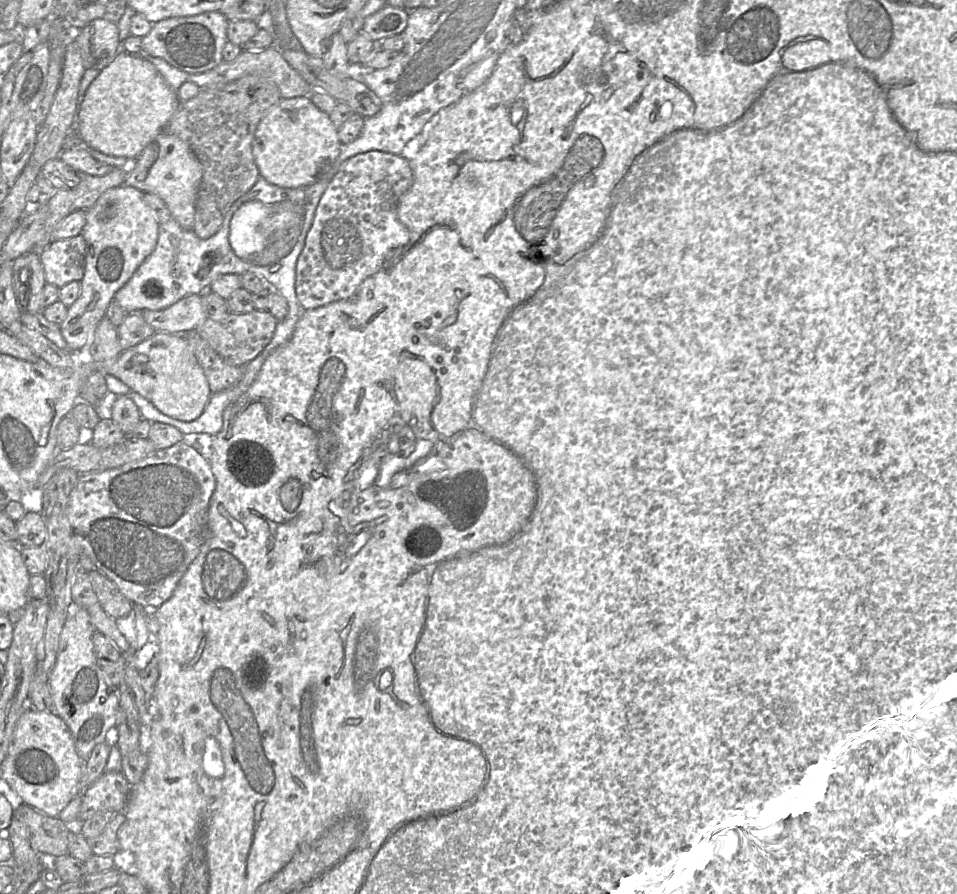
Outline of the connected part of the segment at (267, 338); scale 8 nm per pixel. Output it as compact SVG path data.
M253 310L249 313L230 313L226 318L213 320L208 318L198 329L200 336L228 364L244 367L254 360L273 338L278 320L266 310Z

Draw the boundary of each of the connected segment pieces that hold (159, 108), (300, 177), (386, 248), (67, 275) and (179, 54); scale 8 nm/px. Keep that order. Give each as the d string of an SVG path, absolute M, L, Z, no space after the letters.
M119 51L88 87L77 114L77 132L92 149L136 159L166 129L181 101L156 67L139 55Z
M295 97L281 98L264 116L255 131L252 152L260 176L268 183L281 188L299 188L311 185L322 178L338 158L341 146L338 129L329 115L318 109L310 98Z
M369 151L342 165L321 197L297 261L296 294L305 310L351 298L394 250L408 244L410 234L398 219L397 207L412 183L409 161L401 155Z
M77 236L51 242L46 248L38 252L40 261L44 268L45 280L59 289L72 281L81 281L85 270L85 257L87 245L84 237Z
M219 11L161 20L154 23L151 31L142 38L142 52L162 58L172 66L190 74L206 72L223 61L222 50L228 42L228 22L229 20Z

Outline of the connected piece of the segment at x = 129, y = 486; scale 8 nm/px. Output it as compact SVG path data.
M182 441L118 468L80 473L66 506L78 554L87 556L132 604L158 608L171 598L209 536L208 515L215 487L209 461Z

